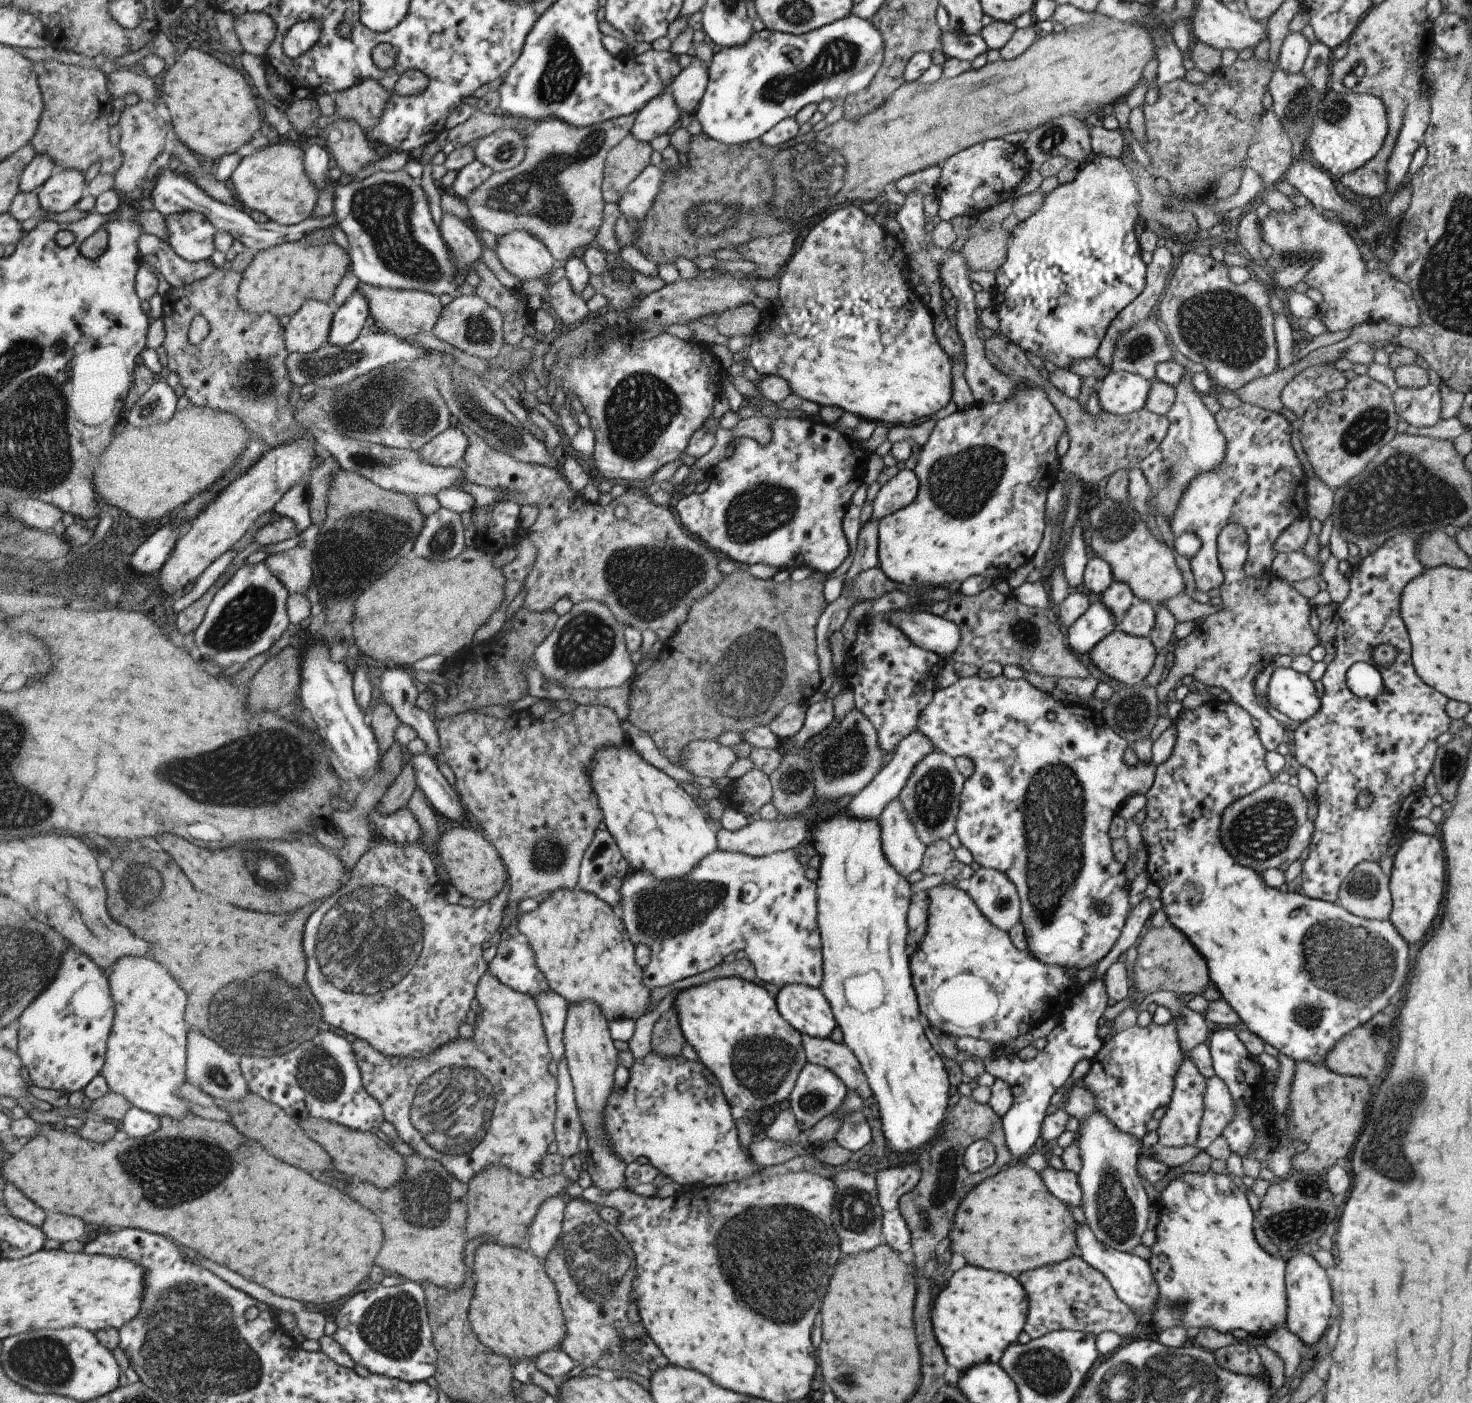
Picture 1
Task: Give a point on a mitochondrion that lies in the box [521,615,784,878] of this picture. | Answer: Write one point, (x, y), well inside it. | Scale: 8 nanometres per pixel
(548, 861)

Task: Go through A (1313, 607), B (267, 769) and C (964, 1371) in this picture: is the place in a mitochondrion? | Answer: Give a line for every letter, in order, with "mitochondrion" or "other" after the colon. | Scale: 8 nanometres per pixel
A: other
B: mitochondrion
C: other

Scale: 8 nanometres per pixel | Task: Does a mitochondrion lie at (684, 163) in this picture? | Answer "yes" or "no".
no

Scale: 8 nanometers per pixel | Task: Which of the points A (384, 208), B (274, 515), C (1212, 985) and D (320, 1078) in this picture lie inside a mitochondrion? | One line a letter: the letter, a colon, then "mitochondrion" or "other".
A: mitochondrion
B: other
C: other
D: mitochondrion

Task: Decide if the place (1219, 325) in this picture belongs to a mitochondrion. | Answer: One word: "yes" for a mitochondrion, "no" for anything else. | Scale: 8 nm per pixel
yes

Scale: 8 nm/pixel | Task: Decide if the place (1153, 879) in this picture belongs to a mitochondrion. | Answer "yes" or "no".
no

